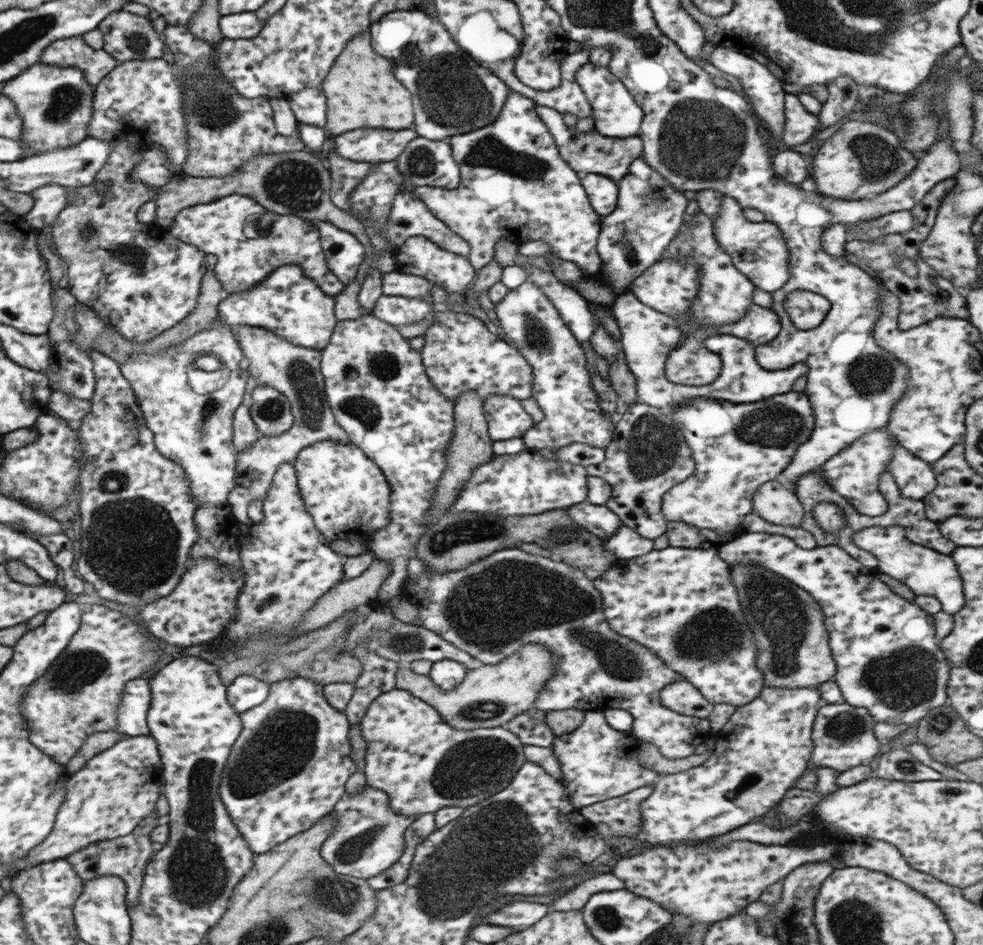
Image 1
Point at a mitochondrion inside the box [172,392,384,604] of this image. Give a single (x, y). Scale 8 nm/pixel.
(200, 436)

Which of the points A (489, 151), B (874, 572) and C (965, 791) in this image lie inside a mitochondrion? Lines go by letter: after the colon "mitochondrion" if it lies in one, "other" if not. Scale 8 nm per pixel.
A: mitochondrion
B: other
C: other

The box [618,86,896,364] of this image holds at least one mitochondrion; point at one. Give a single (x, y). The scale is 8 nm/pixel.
(698, 141)

